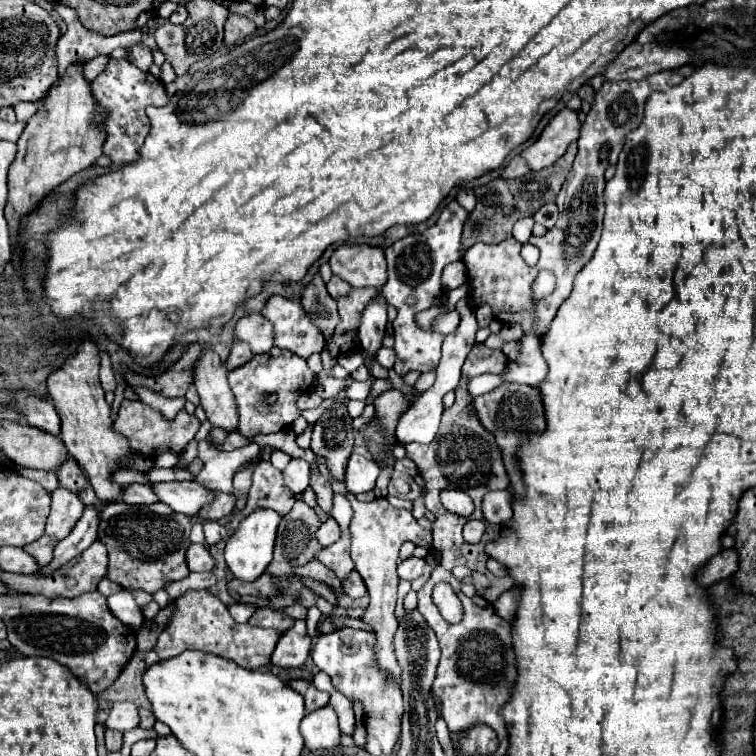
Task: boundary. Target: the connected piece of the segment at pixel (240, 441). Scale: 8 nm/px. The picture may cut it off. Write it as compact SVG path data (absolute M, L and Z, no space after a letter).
M235 431L233 435L229 435L229 437L227 437L227 439L225 439L221 445L217 445L213 439L207 439L207 441L209 441L209 443L211 443L211 445L217 449L217 451L233 451L233 449L245 447L245 445L249 443L249 441L247 441L247 439L245 439L241 433L237 433L237 431Z

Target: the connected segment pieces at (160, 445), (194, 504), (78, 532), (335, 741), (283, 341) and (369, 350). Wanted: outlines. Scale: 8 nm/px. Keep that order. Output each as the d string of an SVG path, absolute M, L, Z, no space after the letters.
M125 399L121 403L121 407L119 407L119 413L117 413L117 419L115 419L113 427L115 427L117 433L121 433L121 435L125 435L129 439L133 451L155 459L157 455L167 453L167 451L179 455L185 449L185 445L195 437L201 423L197 421L195 415L189 415L185 409L181 409L175 419L165 419L159 411L155 411L149 405L145 405L141 401Z
M169 481L169 483L155 483L153 491L157 491L159 499L173 507L173 511L183 515L197 515L205 505L209 505L215 495L213 491L205 489L197 481Z
M97 507L85 509L85 513L77 521L75 529L63 541L57 543L53 561L43 567L41 575L43 577L53 575L57 569L61 569L63 565L67 565L71 559L79 557L95 541L97 541Z
M325 705L301 721L301 735L305 739L305 749L331 749L341 743L341 729L337 713L331 705Z
M275 295L267 301L263 313L277 331L277 347L289 349L303 359L309 359L323 349L325 337L321 329L311 323L309 315L305 315L299 301Z
M379 297L363 311L363 323L359 331L361 349L369 361L375 361L375 355L385 337L385 327L387 327L387 303L385 297Z

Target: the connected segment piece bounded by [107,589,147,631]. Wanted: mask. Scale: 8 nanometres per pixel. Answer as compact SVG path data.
M125 589L113 593L107 597L107 603L109 603L109 609L113 611L113 615L125 623L127 627L131 627L133 631L139 631L143 625L145 625L145 617L141 613L141 607L137 605L137 601L133 599L133 595Z

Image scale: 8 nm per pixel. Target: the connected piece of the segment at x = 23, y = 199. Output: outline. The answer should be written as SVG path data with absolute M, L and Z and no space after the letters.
M71 63L65 71L65 75L49 89L47 97L39 103L37 113L27 121L23 135L17 141L17 157L13 161L13 165L9 167L9 199L5 206L5 218L9 227L9 236L12 243L17 243L20 222L37 209L39 201L59 183L67 181L69 177L73 177L75 173L91 167L101 155L103 155L103 143L105 143L105 135L107 131L105 127L105 115L107 111L103 107L99 107L91 95L91 83L83 77L83 63Z

